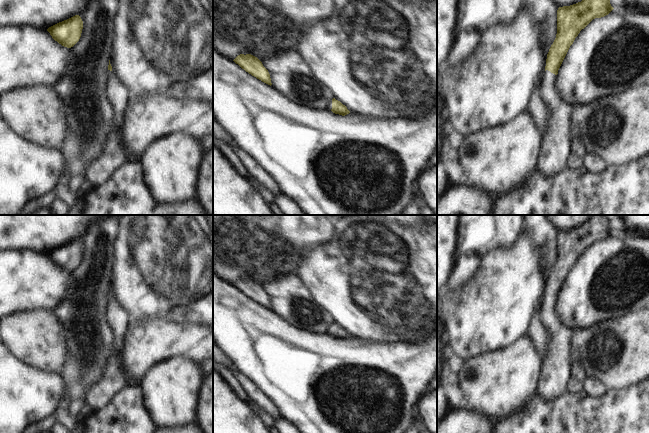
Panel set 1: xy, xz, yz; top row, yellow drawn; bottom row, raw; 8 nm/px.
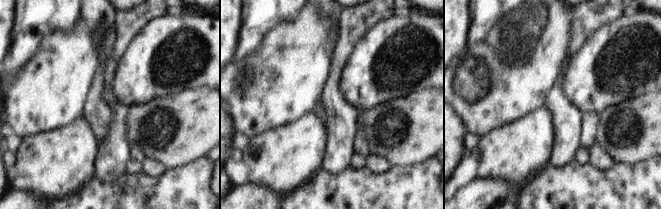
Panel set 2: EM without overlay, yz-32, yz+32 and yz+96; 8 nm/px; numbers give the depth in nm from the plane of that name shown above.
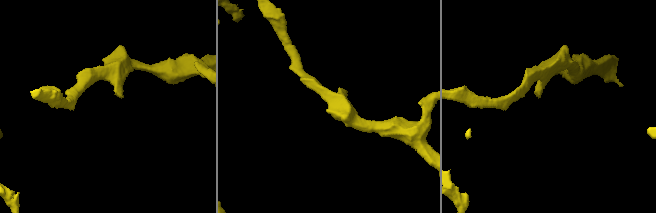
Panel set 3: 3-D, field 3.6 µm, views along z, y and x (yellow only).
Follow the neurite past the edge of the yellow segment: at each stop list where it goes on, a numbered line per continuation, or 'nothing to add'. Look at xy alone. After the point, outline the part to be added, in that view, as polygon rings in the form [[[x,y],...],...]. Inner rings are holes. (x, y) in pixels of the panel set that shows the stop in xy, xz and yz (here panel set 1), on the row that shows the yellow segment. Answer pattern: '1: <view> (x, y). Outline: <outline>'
1: xy (111, 156). Outline: [[[107,71],[107,88],[105,91],[114,112],[114,129],[109,134],[100,154],[87,166],[85,178],[92,187],[104,184],[112,172],[128,161],[118,145],[115,127],[119,125],[129,93],[113,74]]]

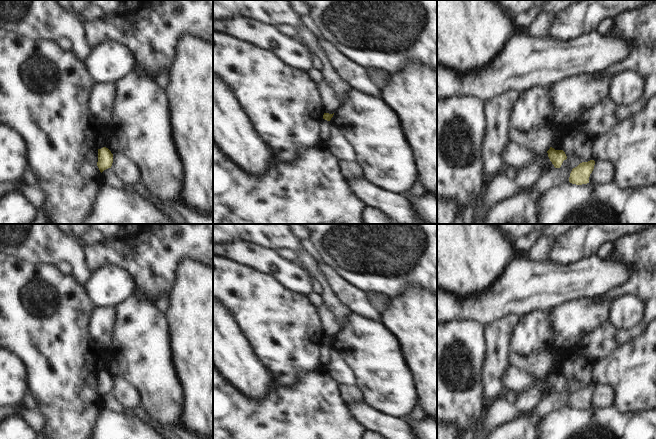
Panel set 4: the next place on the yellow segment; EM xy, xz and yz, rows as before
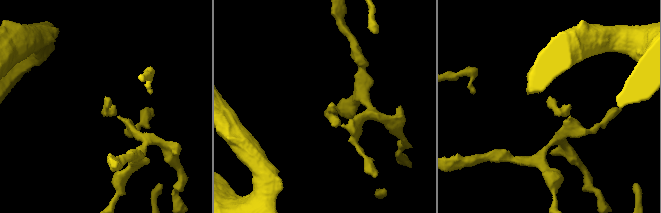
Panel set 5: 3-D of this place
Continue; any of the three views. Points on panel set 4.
nothing to add.

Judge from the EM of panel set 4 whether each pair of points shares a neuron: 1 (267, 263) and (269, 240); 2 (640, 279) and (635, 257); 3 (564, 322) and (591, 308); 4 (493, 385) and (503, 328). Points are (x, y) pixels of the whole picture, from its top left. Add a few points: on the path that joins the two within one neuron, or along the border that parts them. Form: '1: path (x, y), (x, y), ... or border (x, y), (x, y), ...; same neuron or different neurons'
1: border (246, 240), (270, 247), (273, 250); different neurons
2: path (640, 274), (640, 262); same neuron
3: path (571, 321), (584, 315); same neuron
4: path (497, 371), (499, 342); same neuron

